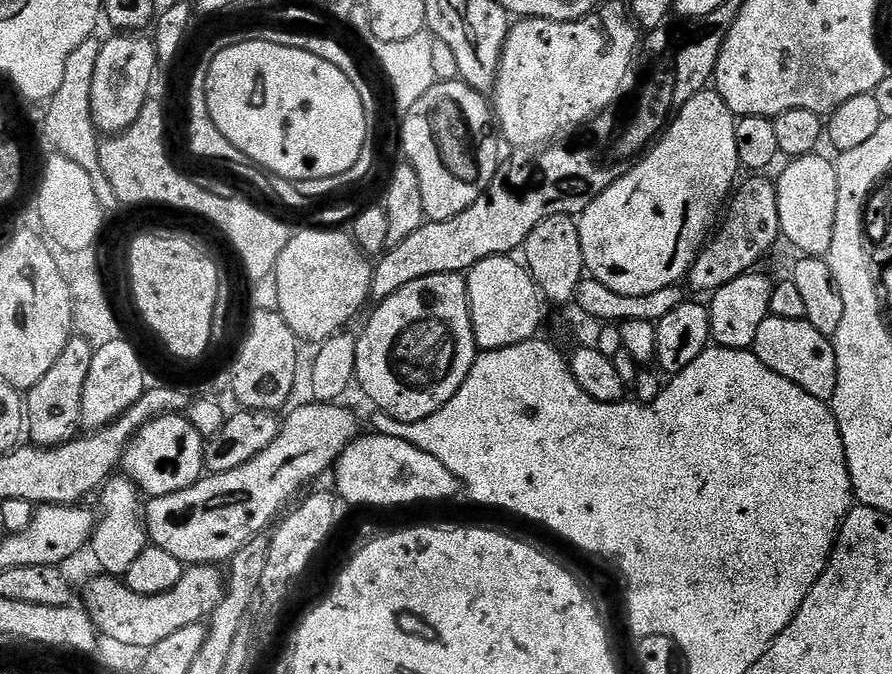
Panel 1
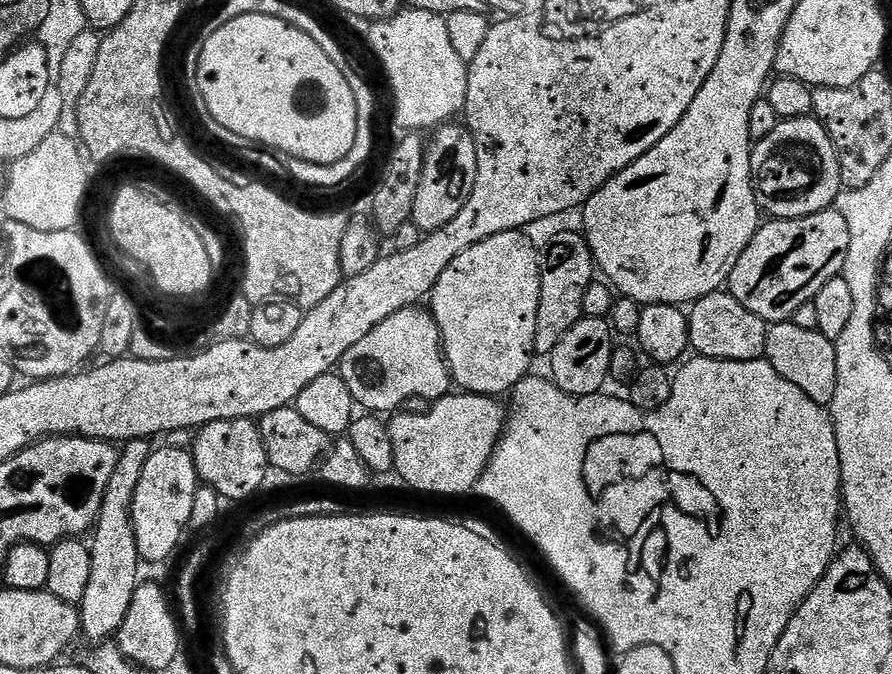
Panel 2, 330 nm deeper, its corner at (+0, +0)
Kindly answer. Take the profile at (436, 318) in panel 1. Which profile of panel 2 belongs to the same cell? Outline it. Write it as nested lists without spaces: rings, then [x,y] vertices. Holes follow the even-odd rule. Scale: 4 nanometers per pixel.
[[[417,306],[398,310],[398,314],[390,314],[386,322],[378,322],[358,346],[350,346],[350,350],[340,359],[338,374],[350,386],[350,394],[361,409],[372,414],[392,414],[399,404],[407,400],[428,400],[435,402],[449,395],[453,387],[452,378],[448,375],[448,361],[444,359],[444,349],[440,342],[440,331],[436,319],[427,307]]]

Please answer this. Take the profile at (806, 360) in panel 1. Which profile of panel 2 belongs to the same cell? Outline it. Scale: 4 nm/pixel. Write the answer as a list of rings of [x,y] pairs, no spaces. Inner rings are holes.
[[[790,322],[773,324],[769,327],[764,351],[768,364],[786,378],[786,382],[794,382],[806,398],[814,398],[814,402],[831,406],[834,402],[834,390],[838,390],[838,362],[836,346],[827,340],[822,333],[814,330],[802,330]]]

